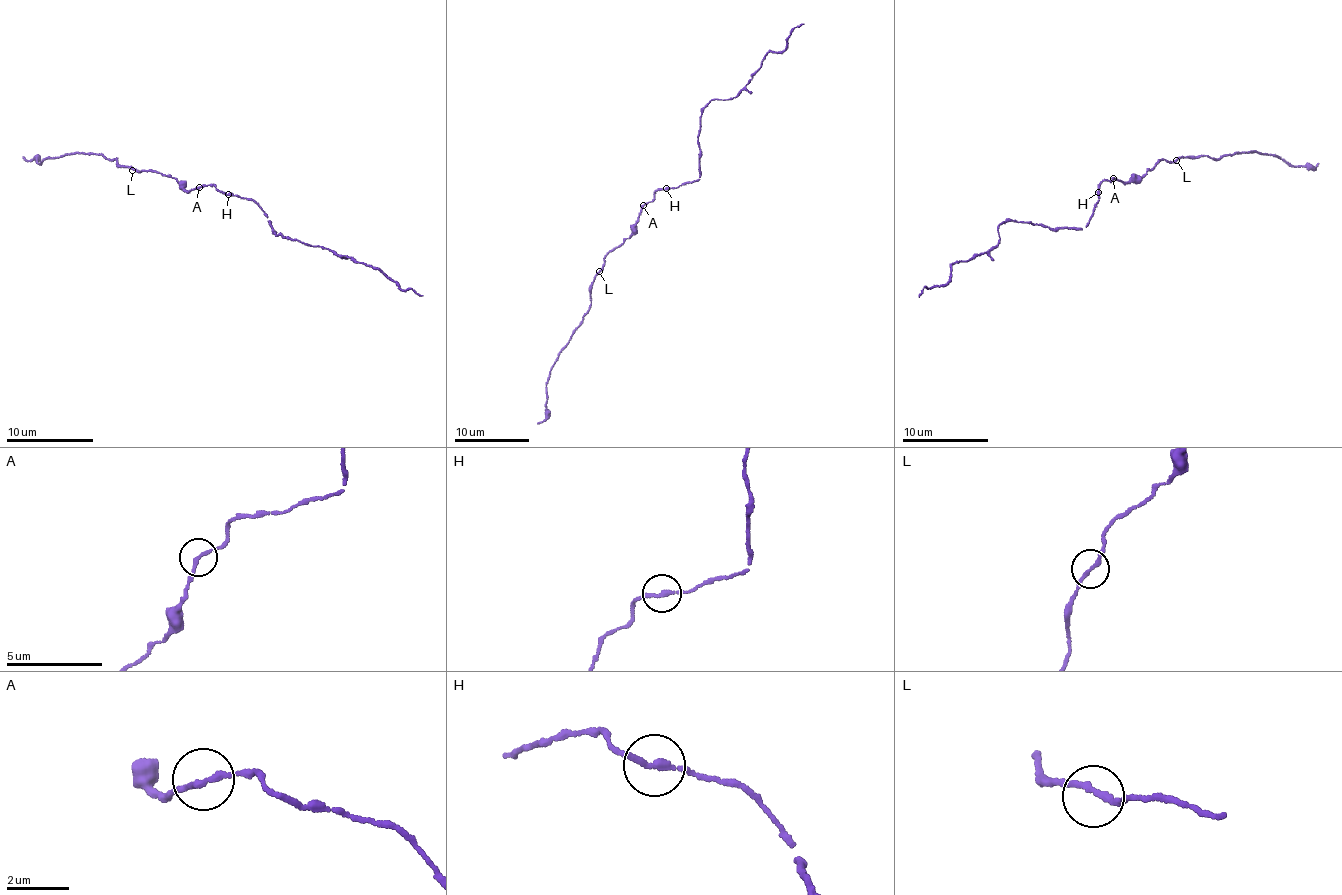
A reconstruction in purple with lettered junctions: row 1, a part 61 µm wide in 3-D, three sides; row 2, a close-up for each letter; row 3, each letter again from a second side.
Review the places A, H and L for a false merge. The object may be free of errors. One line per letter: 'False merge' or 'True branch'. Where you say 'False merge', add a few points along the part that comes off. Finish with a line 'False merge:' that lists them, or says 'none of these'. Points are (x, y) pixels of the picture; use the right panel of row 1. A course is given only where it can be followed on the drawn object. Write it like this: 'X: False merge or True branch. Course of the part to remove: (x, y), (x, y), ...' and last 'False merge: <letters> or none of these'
A: True branch
H: True branch
L: True branch
False merge: none of these

